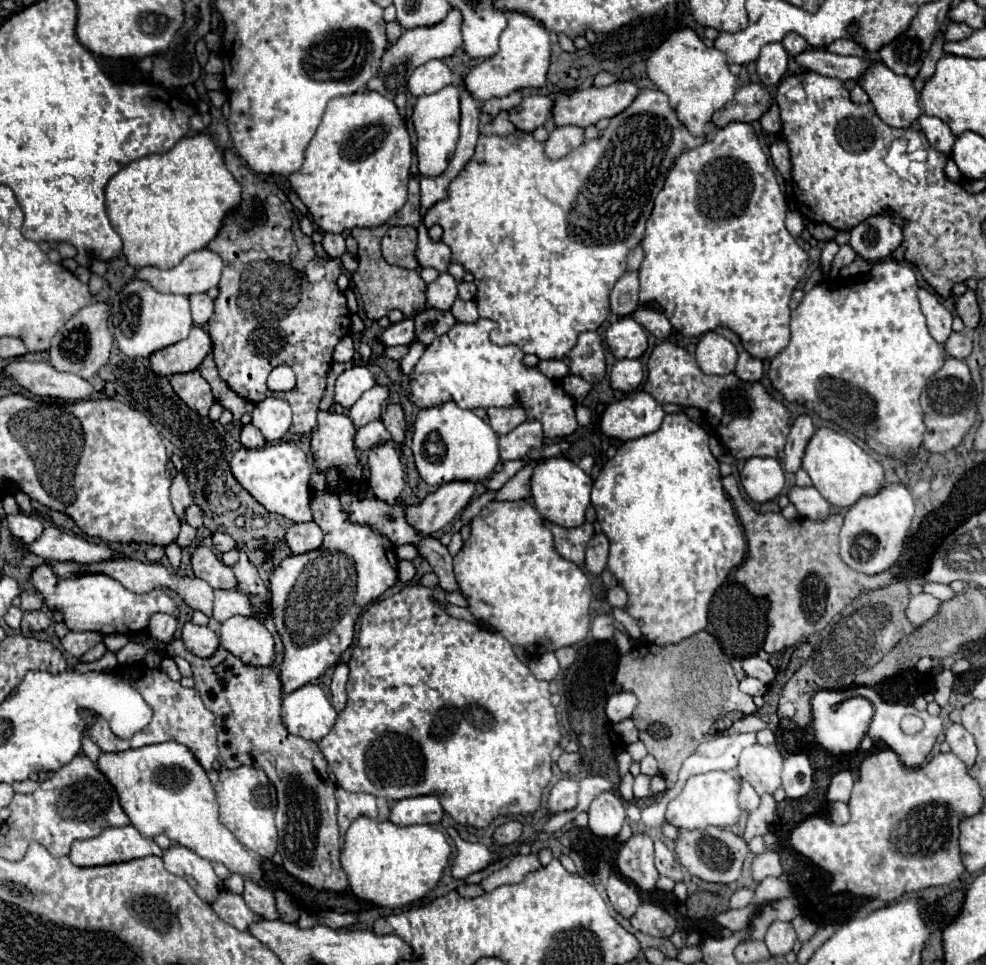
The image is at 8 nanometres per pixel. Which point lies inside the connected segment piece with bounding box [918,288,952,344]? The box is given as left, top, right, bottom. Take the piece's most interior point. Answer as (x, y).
(939, 319)

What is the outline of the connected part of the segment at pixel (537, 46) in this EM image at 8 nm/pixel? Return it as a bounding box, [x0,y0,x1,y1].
[464,10,550,102]

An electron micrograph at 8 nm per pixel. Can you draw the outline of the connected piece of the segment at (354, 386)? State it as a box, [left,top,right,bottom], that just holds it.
[336,366,374,410]

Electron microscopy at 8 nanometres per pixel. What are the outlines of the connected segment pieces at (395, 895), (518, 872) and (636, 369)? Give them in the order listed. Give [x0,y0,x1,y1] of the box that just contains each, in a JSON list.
[[340,816,450,908],[480,854,540,892],[610,360,644,392]]

